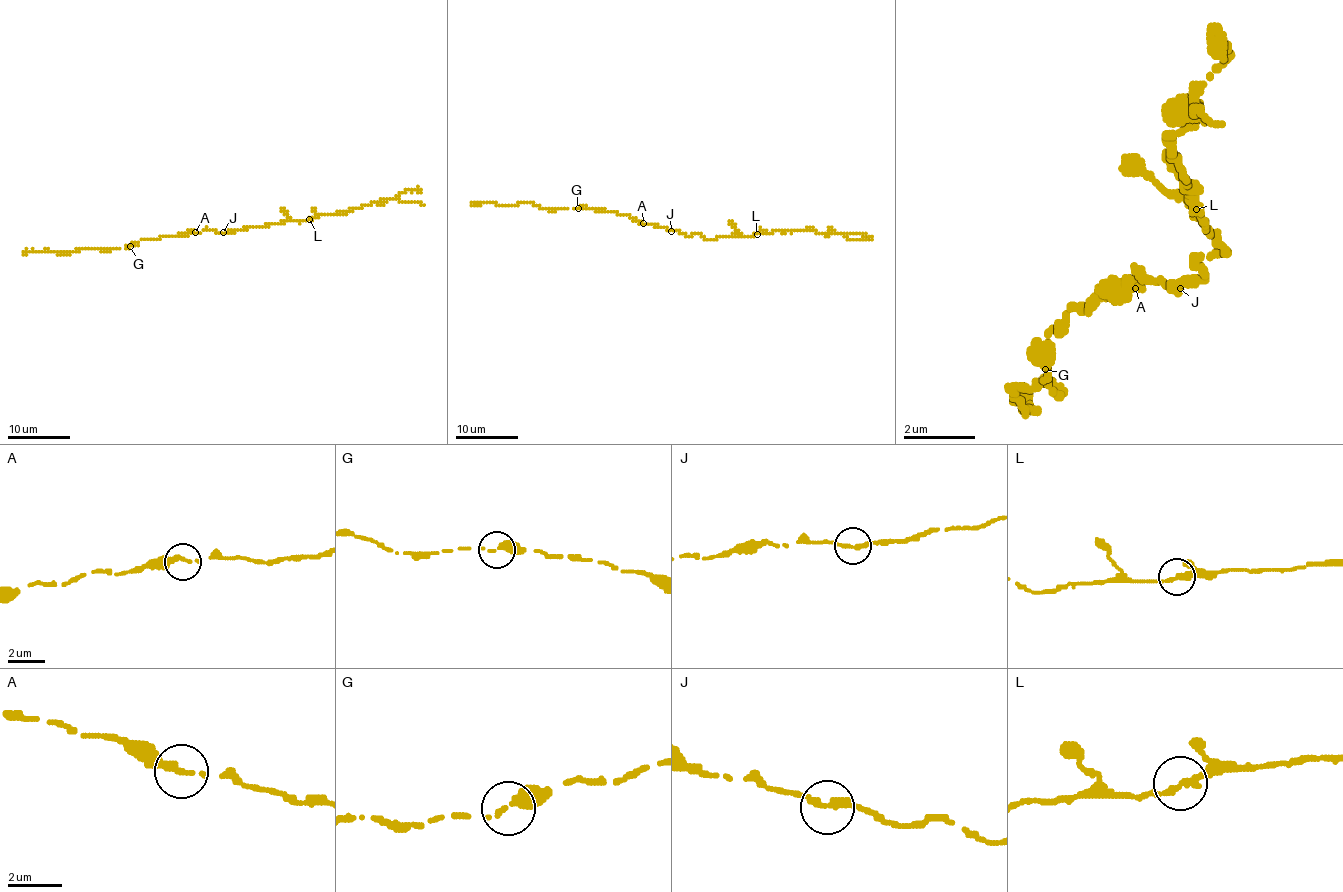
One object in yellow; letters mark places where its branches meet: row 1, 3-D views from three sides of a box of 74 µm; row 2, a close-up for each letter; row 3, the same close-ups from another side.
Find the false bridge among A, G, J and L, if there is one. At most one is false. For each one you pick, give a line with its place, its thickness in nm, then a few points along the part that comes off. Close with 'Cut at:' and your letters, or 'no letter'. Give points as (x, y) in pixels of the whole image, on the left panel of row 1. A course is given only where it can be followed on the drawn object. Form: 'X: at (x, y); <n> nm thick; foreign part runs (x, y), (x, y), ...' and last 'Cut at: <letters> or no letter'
Cut at: no letter

